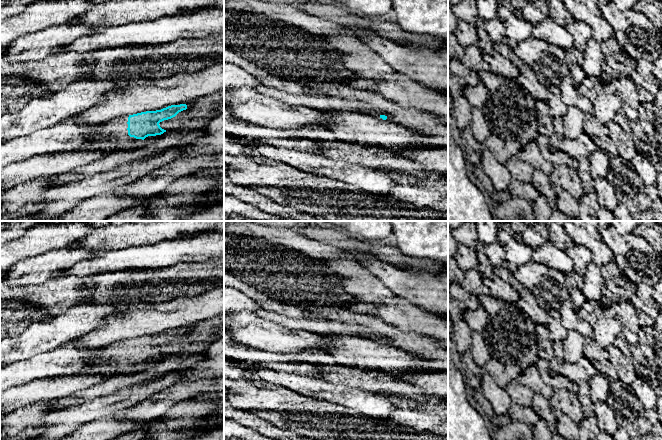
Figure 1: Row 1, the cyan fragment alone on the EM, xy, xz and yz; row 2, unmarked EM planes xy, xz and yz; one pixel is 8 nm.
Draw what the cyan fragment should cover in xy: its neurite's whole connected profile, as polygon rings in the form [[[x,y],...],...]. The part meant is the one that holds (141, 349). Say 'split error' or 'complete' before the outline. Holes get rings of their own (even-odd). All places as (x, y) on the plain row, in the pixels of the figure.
split error; [[[186,328],[171,329],[161,334],[141,336],[120,341],[115,345],[96,348],[97,359],[82,371],[116,368],[121,373],[133,374],[140,371],[146,361],[166,356],[159,347],[175,341],[186,333]]]

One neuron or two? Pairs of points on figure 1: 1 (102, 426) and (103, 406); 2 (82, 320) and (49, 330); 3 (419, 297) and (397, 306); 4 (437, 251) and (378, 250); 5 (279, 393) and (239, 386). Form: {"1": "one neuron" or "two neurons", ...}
{"1": "two neurons", "2": "one neuron", "3": "two neurons", "4": "two neurons", "5": "one neuron"}

